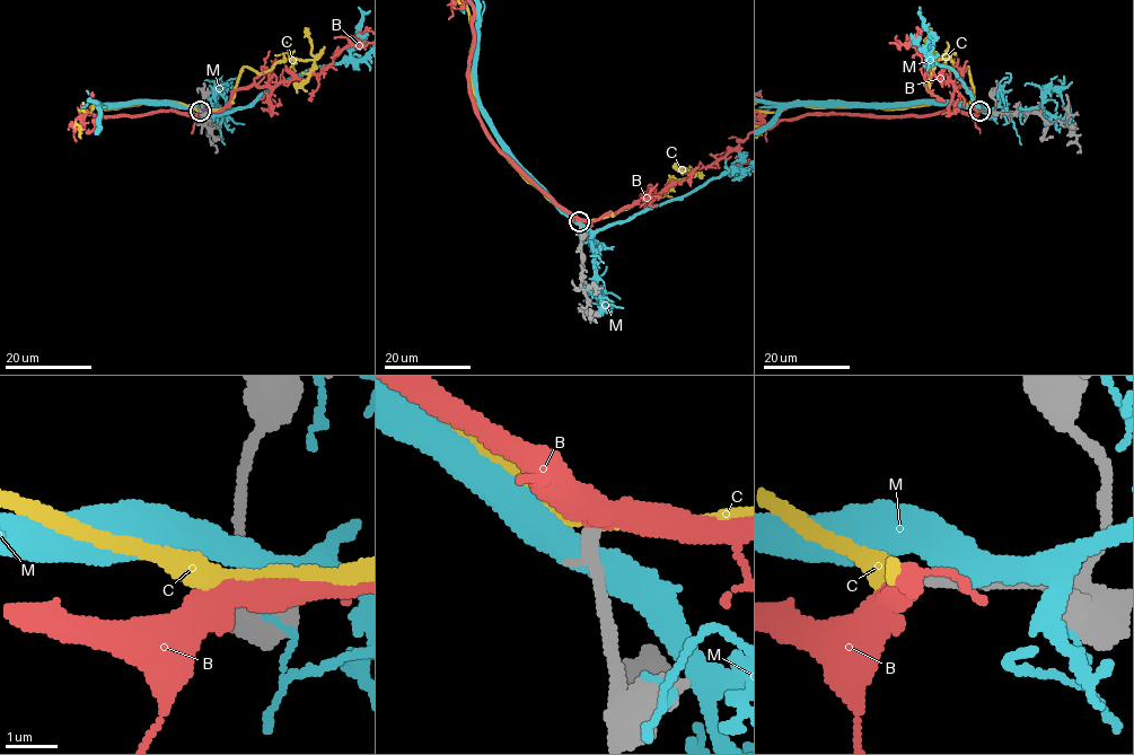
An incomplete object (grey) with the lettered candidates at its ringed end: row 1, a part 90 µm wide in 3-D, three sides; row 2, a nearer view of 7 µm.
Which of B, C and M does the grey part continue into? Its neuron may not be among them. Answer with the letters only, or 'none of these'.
B

